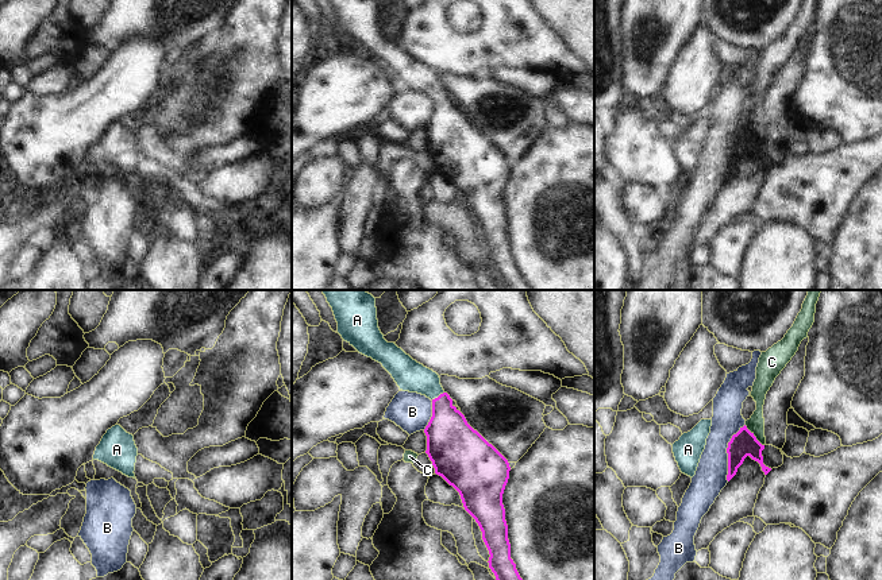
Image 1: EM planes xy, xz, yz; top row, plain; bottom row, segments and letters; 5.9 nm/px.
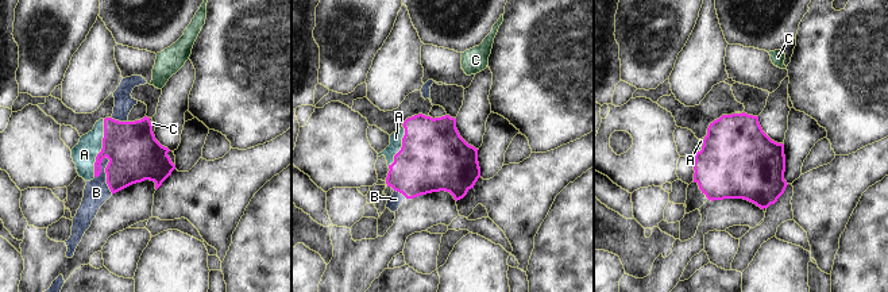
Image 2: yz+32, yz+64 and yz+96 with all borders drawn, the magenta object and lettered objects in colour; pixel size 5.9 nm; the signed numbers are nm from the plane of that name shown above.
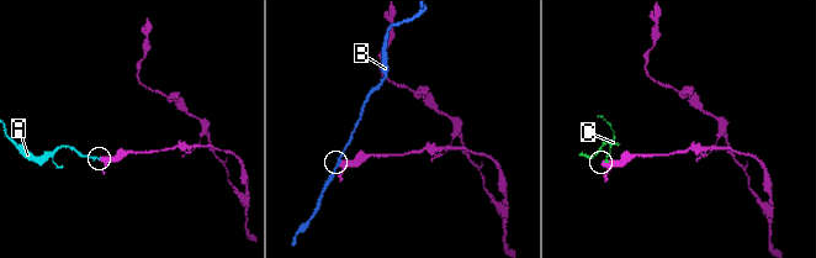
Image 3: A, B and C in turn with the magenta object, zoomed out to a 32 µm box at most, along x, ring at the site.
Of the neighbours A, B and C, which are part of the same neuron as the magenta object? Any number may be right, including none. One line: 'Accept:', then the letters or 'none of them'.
Accept: A

